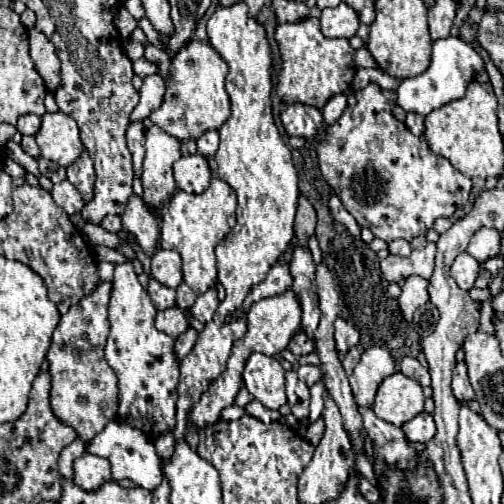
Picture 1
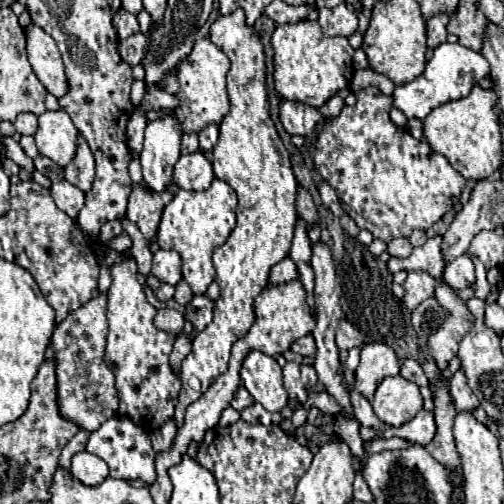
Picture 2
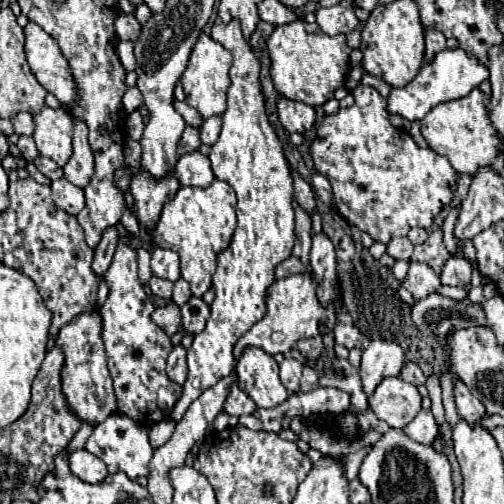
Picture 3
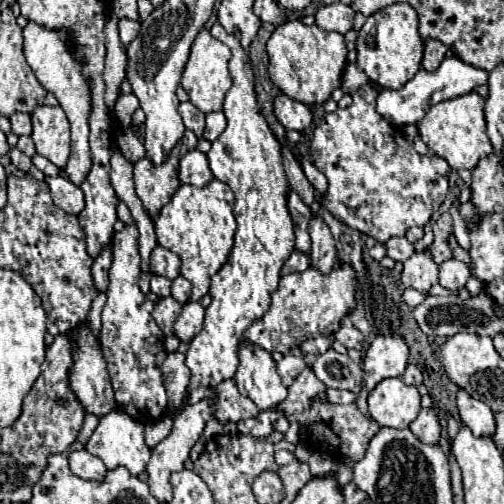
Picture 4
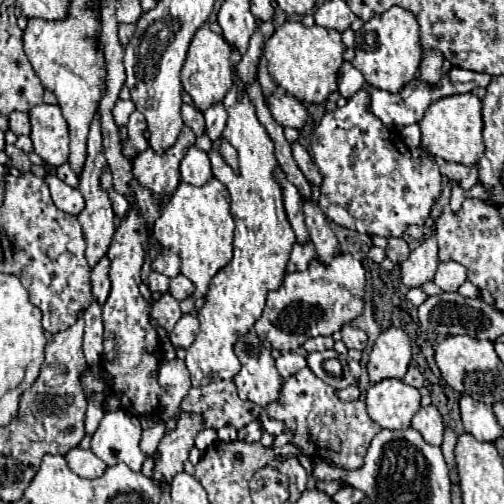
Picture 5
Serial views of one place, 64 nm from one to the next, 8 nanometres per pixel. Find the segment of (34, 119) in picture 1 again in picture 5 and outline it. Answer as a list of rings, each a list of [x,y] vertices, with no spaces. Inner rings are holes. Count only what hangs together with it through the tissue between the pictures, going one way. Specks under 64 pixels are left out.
[[[12,112],[12,114],[8,116],[8,120],[10,120],[10,130],[12,130],[16,136],[30,134],[28,114],[24,114],[24,112]]]

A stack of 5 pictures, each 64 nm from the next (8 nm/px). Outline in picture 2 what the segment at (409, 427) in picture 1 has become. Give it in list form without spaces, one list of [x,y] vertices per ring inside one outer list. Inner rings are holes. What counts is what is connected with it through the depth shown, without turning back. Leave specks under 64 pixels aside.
[[[420,410],[404,426],[400,426],[400,428],[390,427],[385,431],[378,431],[375,439],[388,439],[394,436],[400,436],[400,438],[406,438],[406,440],[410,440],[414,444],[426,446],[434,438],[434,434],[436,434],[434,414],[432,412],[426,412],[426,410]]]

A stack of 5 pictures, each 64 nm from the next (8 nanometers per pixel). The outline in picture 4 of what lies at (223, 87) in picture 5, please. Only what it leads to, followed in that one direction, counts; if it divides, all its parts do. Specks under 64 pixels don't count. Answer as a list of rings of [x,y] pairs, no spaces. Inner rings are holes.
[[[202,28],[200,34],[196,36],[194,44],[192,44],[190,58],[188,58],[188,64],[186,64],[184,74],[182,74],[182,86],[188,92],[190,102],[198,110],[202,110],[204,114],[222,110],[224,96],[232,86],[232,78],[230,78],[230,72],[228,72],[228,60],[230,58],[232,58],[230,48],[226,44],[222,44],[220,40],[216,40],[208,30]]]

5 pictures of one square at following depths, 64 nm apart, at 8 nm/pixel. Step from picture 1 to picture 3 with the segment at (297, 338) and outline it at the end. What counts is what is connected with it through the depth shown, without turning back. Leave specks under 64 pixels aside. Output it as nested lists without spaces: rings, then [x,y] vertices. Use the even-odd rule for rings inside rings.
[[[321,336],[306,338],[306,340],[300,340],[300,342],[298,342],[300,354],[302,354],[304,358],[310,358],[310,360],[318,360],[318,356],[321,355],[323,347]]]

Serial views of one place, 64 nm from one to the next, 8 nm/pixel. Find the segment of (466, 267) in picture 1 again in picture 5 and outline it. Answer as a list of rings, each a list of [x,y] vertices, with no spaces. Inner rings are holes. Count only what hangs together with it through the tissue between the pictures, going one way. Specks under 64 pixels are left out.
[[[444,262],[444,264],[438,264],[438,272],[436,272],[436,278],[434,282],[446,290],[446,292],[456,292],[464,282],[466,282],[466,268],[458,262]]]

